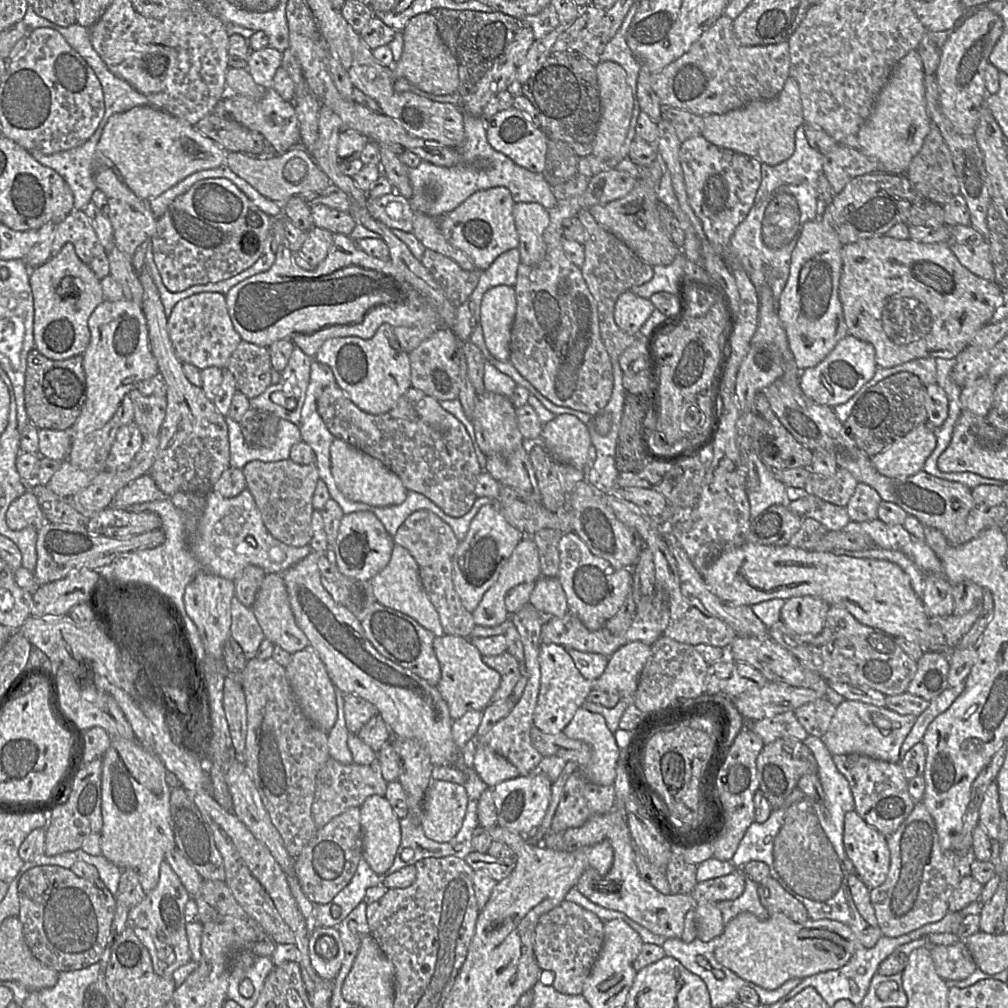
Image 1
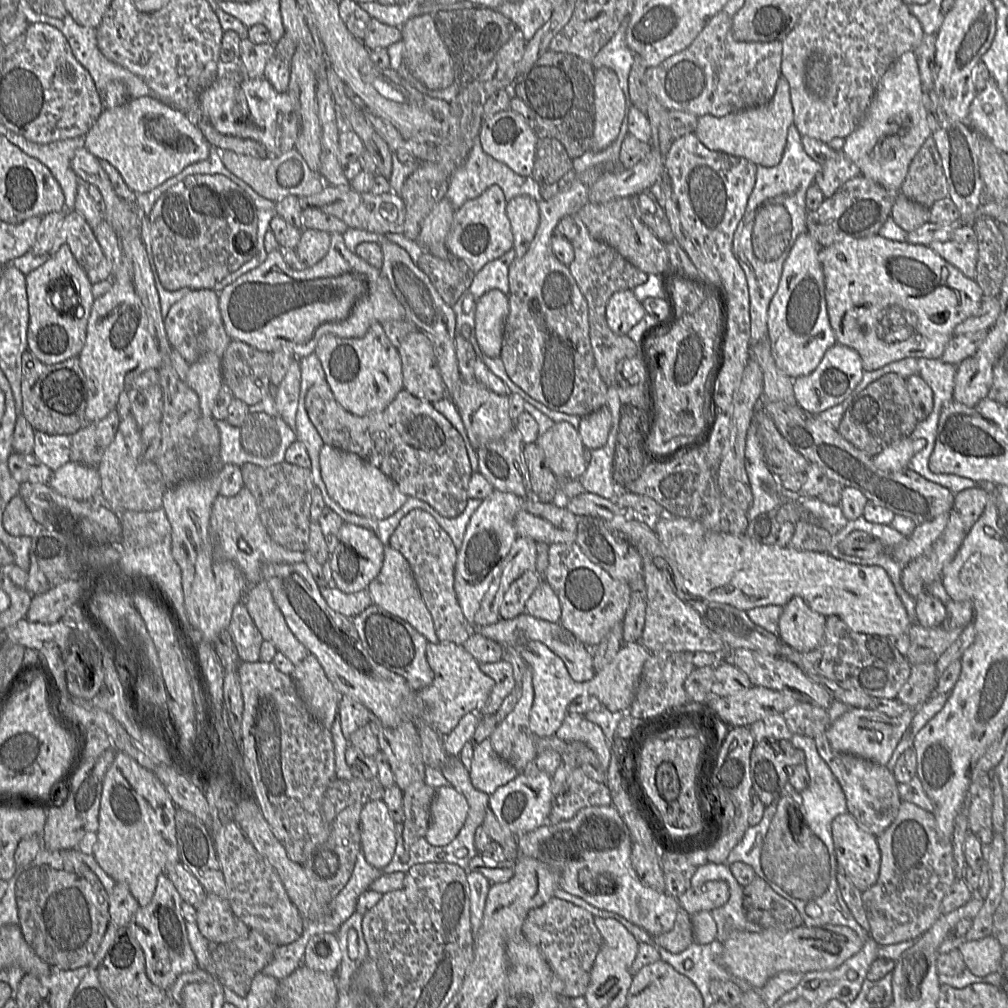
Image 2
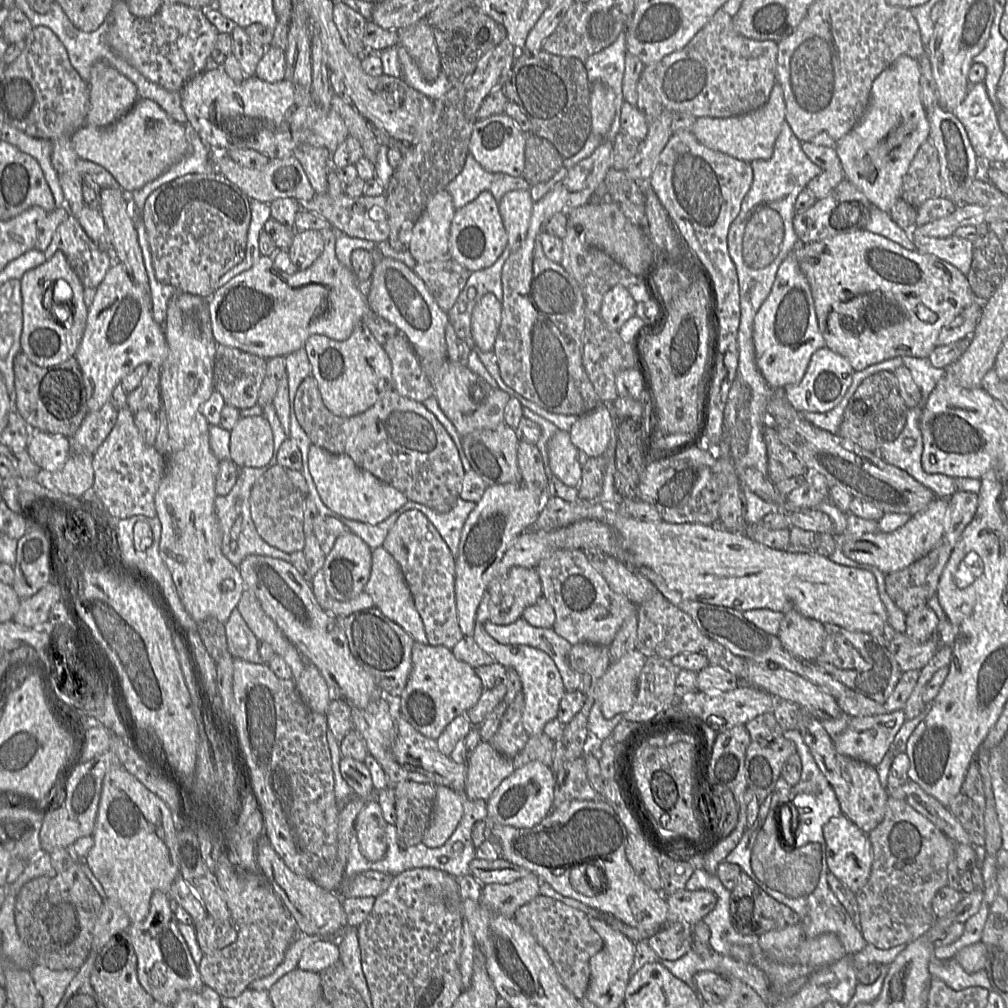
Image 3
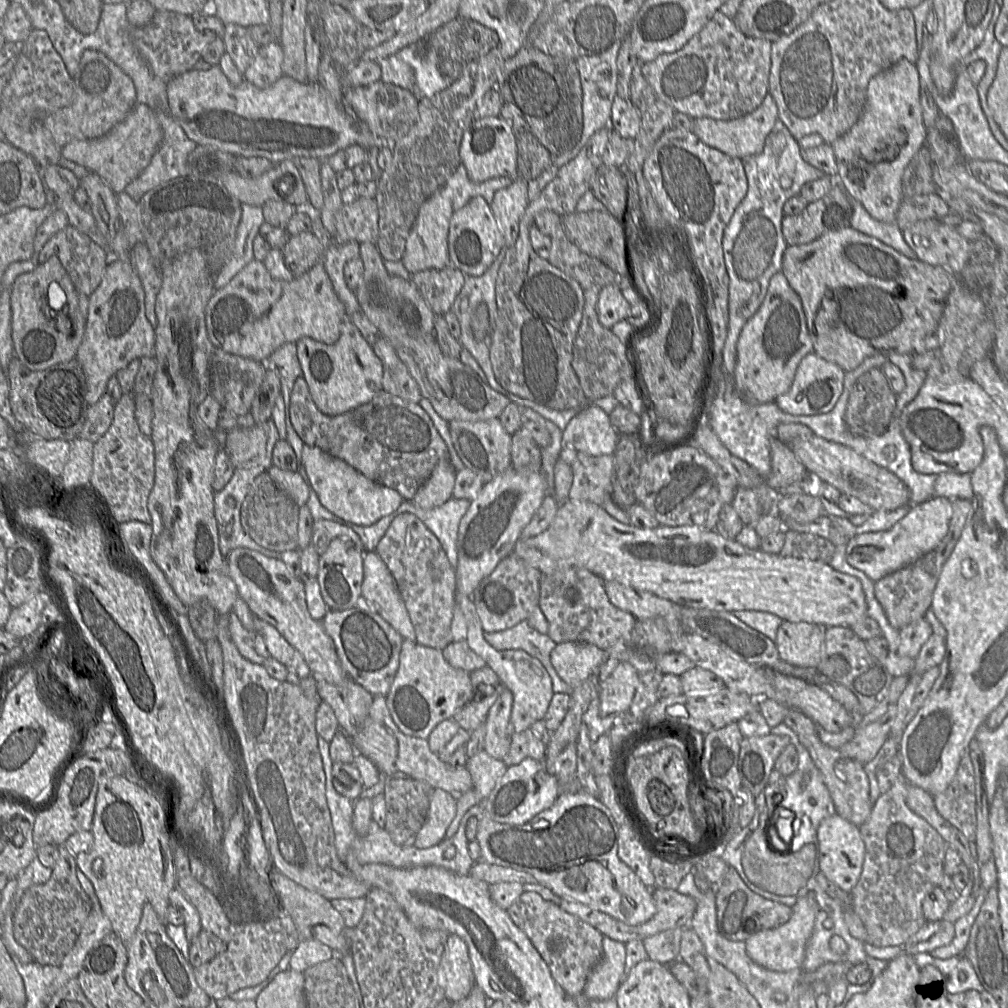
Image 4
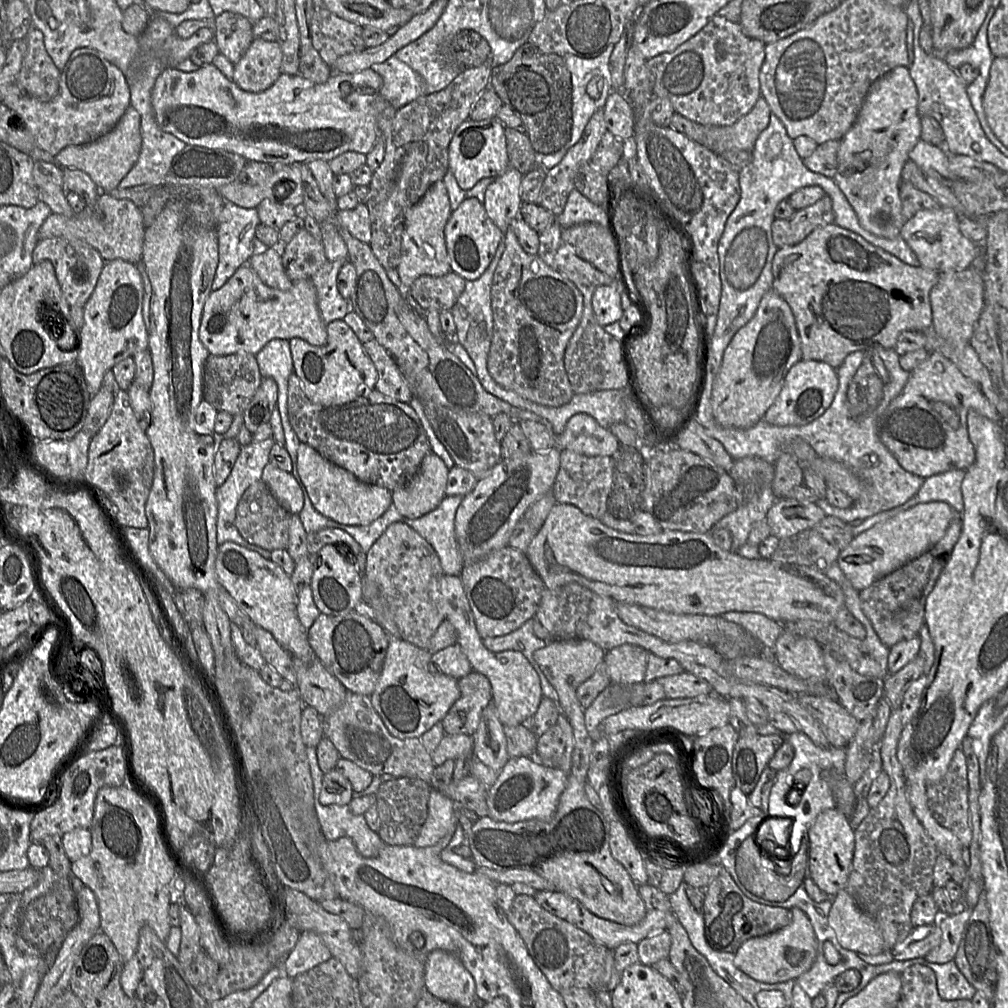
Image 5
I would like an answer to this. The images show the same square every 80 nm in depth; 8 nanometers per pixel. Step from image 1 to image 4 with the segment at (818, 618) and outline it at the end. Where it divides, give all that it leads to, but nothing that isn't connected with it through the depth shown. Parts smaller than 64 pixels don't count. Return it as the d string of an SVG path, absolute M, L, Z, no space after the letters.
M782 621L775 640L781 659L794 666L817 668L824 652L824 628L807 622Z

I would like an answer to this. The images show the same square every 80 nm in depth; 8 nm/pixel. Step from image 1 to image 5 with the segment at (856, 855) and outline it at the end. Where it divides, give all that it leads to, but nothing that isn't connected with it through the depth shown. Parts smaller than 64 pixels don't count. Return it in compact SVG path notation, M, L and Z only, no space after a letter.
M837 808L824 810L818 814L808 831L808 877L828 895L835 896L845 890L855 846L855 829L851 827L848 817Z

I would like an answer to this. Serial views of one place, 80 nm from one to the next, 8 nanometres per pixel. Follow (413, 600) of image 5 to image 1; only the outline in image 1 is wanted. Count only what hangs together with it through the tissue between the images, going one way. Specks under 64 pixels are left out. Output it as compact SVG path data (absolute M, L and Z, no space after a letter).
M419 510L406 518L393 536L393 541L395 545L407 549L416 560L421 584L438 612L444 634L468 638L476 624L473 613L463 607L454 589L452 563L459 540L451 527L435 514L427 510Z

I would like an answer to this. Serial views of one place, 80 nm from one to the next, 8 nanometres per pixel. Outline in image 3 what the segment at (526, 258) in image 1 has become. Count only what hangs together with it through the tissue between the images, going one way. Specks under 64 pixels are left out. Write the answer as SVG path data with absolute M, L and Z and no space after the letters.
M529 190L507 192L498 202L499 212L508 235L507 246L512 252L517 251L526 238L533 204Z

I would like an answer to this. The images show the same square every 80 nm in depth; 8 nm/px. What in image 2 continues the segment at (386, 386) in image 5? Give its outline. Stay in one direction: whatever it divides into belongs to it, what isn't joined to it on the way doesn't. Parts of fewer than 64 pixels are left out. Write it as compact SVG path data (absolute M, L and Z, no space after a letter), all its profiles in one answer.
M421 331L412 332L398 347L403 390L430 403L448 396L436 365L434 348Z

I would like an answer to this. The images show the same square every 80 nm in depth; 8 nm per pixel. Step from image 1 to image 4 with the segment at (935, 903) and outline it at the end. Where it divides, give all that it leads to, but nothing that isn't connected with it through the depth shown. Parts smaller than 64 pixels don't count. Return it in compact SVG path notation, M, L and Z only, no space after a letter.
M901 773L893 786L874 802L868 819L859 827L865 844L862 873L851 890L853 910L867 932L867 943L875 947L903 946L927 922L922 902L927 894L939 887L947 843L922 817L916 815L906 803L907 786L910 784Z

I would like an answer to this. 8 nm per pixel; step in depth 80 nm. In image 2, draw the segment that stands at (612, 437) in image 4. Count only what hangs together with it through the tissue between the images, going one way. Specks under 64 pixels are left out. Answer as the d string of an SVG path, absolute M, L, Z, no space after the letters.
M606 405L581 417L578 433L586 449L594 450L605 445L611 428L611 413Z

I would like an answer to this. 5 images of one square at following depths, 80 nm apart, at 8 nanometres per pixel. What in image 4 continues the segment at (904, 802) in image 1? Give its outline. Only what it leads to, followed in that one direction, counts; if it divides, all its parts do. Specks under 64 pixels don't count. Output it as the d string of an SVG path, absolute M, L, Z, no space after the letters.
M789 710L783 724L793 730L801 744L806 747L819 770L833 799L836 813L860 827L869 817L873 804L870 800L870 783L864 765L844 757L839 749L824 744L818 735L817 724L801 711Z

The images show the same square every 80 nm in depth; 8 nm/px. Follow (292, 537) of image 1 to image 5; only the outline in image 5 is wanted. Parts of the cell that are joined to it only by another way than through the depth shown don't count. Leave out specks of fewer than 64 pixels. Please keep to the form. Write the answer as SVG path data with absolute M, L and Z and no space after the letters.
M259 480L248 487L239 500L234 525L250 544L268 551L286 549L292 515L280 505L268 486Z

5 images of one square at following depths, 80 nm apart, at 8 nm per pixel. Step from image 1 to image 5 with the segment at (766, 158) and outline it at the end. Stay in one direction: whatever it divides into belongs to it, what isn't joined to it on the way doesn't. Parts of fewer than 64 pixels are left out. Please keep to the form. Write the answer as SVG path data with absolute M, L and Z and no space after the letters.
M760 97L755 106L730 126L707 126L707 148L718 155L729 150L752 151L760 133L767 128L772 111Z

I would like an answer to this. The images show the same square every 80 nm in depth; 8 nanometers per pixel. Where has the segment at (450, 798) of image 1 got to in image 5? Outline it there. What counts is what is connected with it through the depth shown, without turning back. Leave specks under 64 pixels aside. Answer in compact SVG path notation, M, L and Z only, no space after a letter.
M432 789L428 800L427 818L413 843L416 847L435 845L456 821L456 804L443 792Z

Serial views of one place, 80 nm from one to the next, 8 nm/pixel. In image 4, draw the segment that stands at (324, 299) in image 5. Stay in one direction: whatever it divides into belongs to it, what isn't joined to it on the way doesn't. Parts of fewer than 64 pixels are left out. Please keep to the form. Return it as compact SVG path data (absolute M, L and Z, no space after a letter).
M349 240L345 244L332 242L323 256L325 270L332 282L333 288L343 303L347 317L360 310L355 293L349 289L344 278L344 267L348 261L358 258L360 243Z

